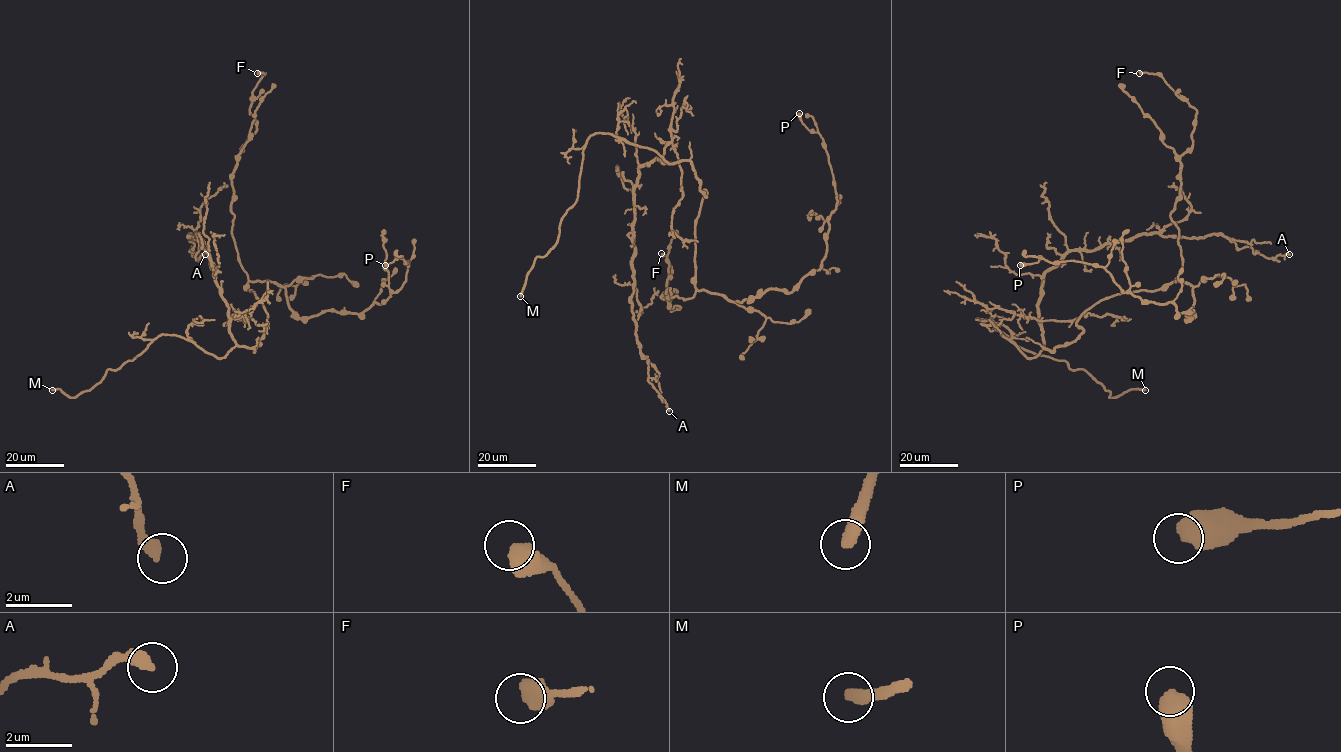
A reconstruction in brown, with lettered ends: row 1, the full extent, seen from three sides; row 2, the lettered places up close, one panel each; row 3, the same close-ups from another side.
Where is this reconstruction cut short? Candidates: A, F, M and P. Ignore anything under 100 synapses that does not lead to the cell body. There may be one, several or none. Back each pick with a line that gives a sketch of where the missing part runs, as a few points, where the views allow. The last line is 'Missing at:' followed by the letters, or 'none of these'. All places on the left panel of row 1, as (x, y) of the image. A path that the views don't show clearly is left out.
M: course (52, 390), (36, 384), (31, 390), (24, 392), (11, 383)
Missing at: M

